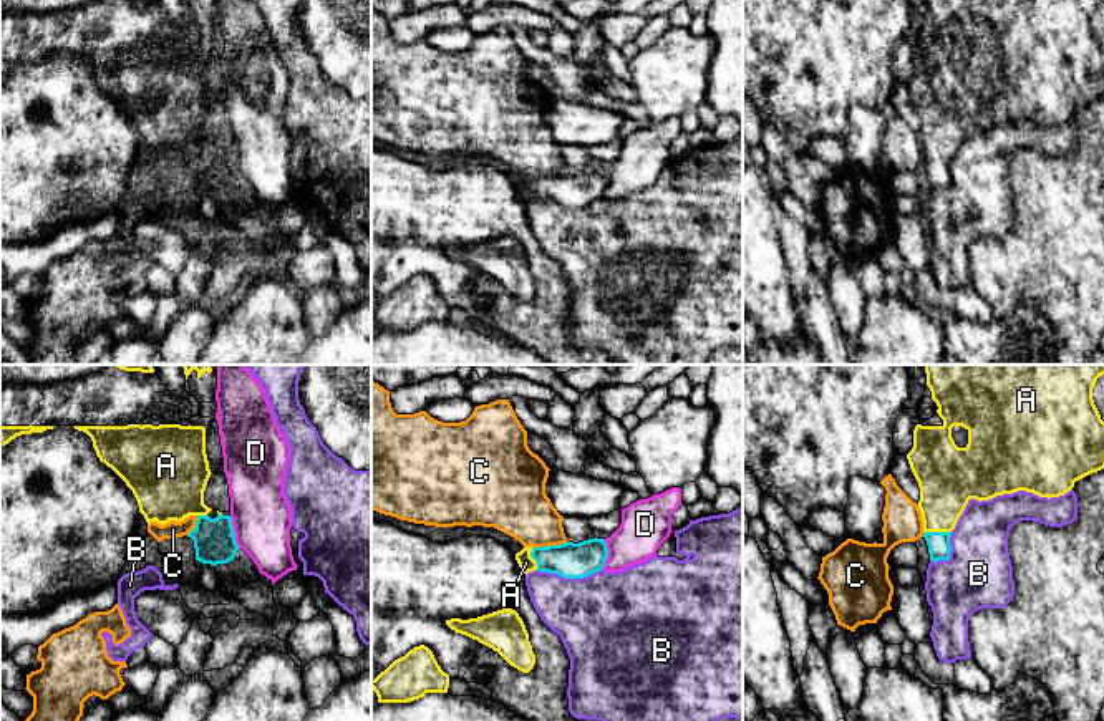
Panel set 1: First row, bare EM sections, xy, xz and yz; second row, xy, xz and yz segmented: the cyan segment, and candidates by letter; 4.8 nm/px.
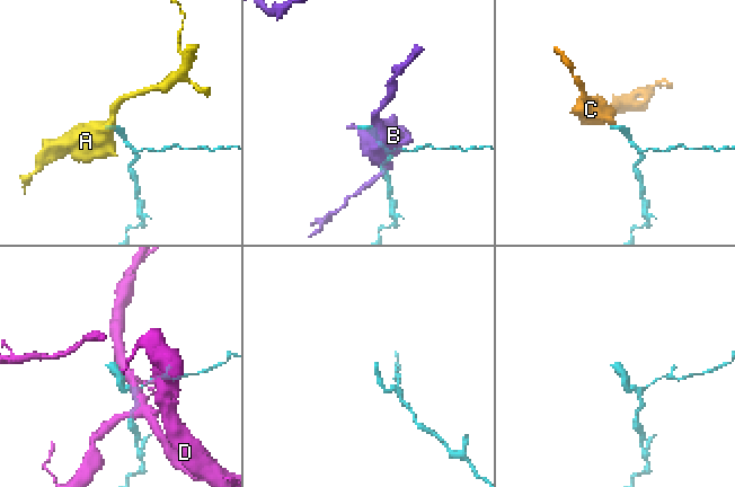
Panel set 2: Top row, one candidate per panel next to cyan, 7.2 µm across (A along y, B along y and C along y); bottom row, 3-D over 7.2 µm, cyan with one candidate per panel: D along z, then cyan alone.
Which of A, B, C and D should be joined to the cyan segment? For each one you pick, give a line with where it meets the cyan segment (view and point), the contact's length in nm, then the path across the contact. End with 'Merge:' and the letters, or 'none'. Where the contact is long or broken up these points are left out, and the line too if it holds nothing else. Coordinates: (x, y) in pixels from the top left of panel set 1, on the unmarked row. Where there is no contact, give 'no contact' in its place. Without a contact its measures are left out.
A: meets cyan in yz at (937, 161); contact 140 nm long; runs through yz (939, 171), (937, 161), (947, 111)
Merge: A

